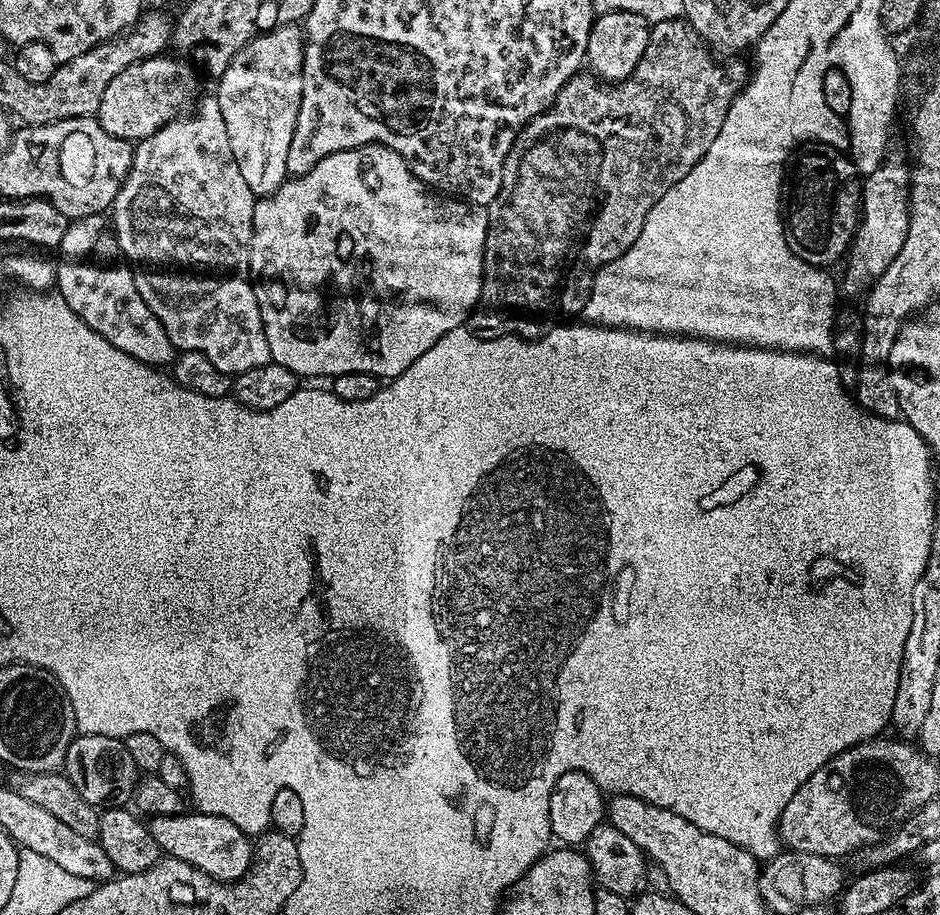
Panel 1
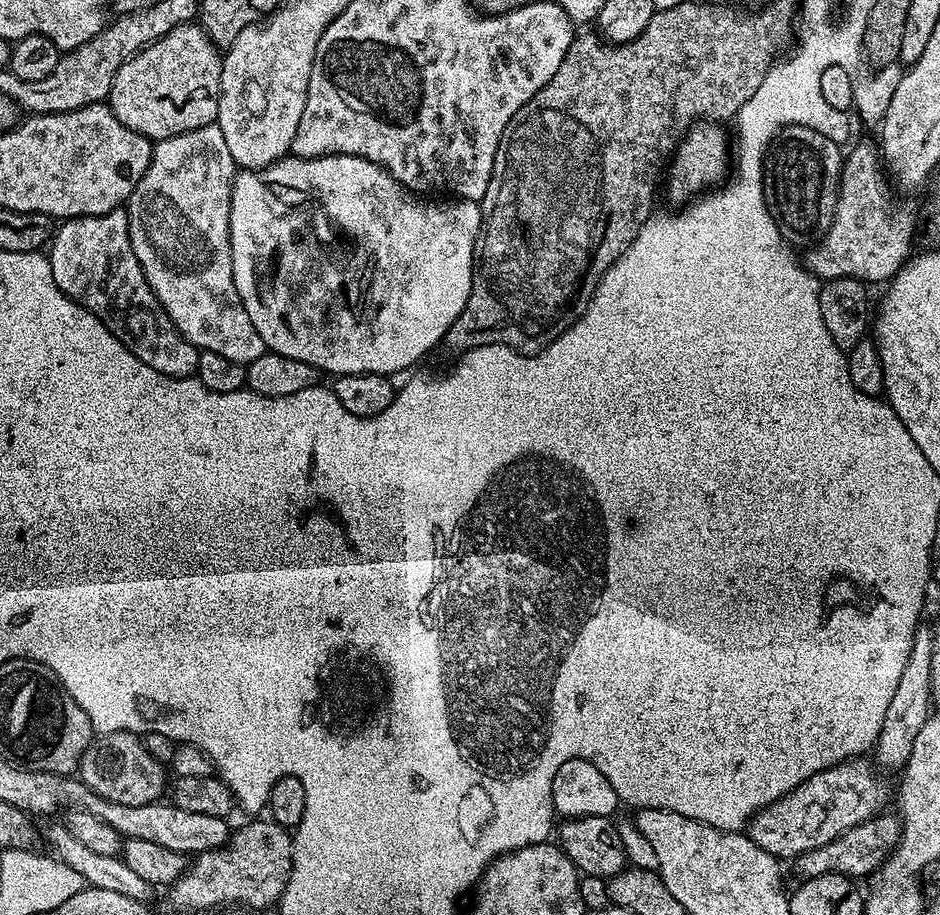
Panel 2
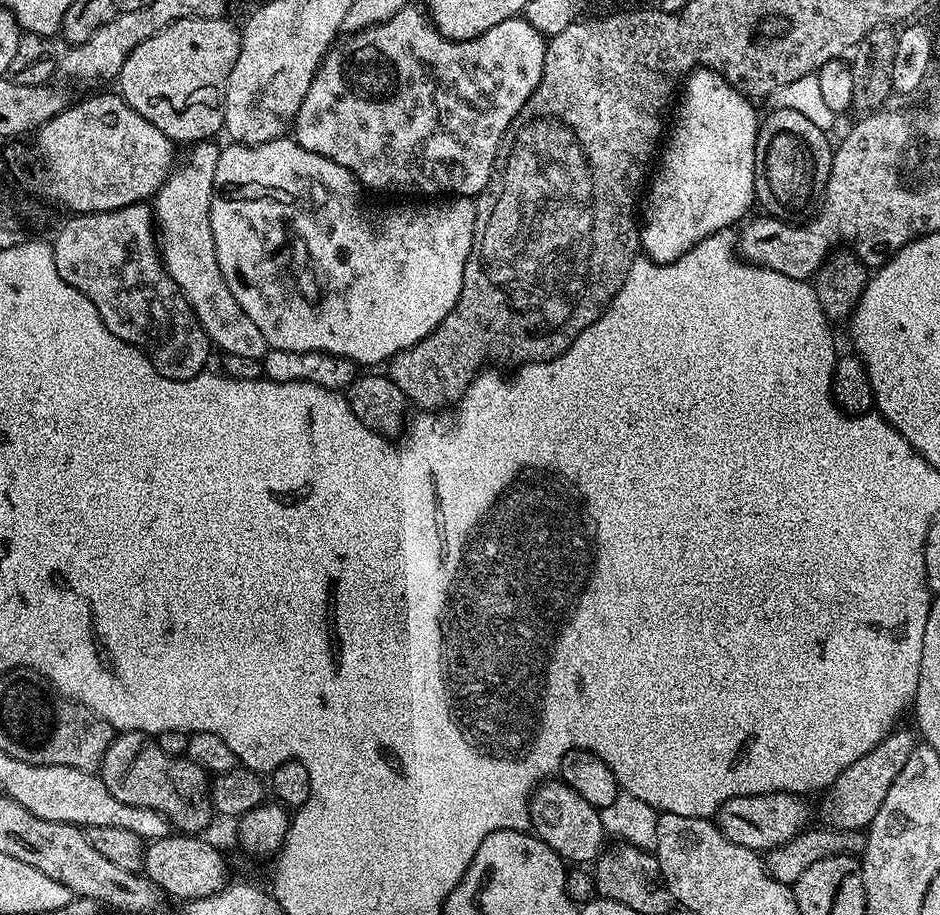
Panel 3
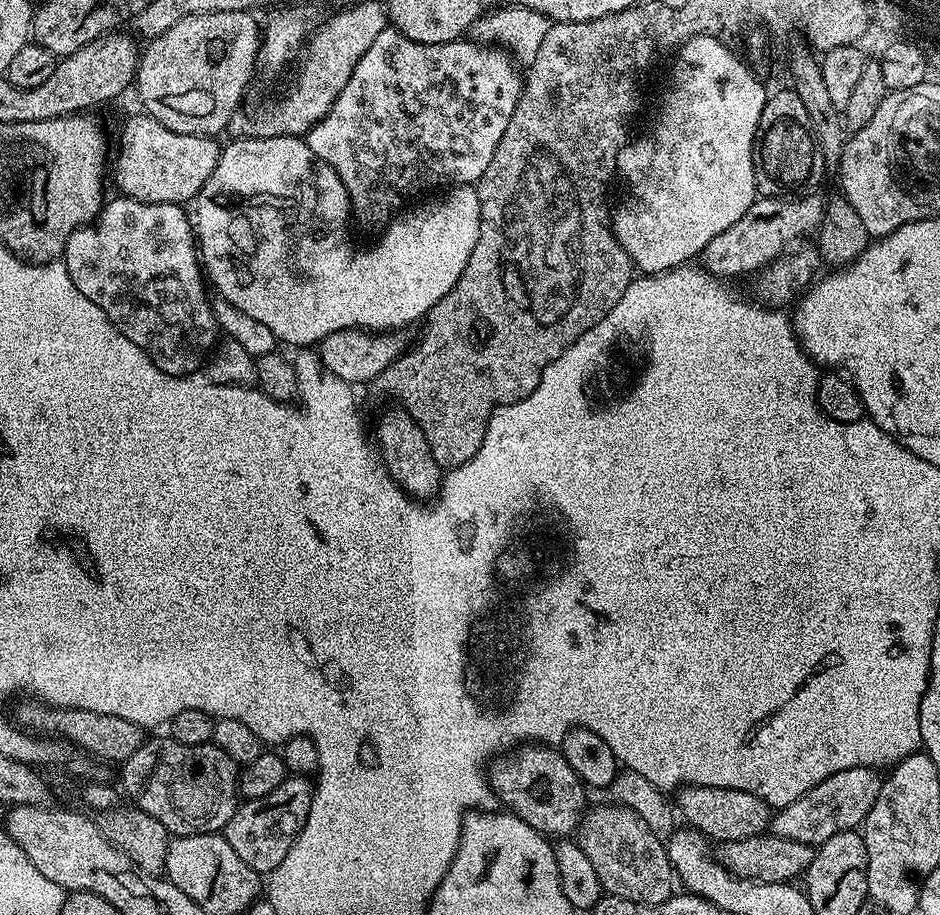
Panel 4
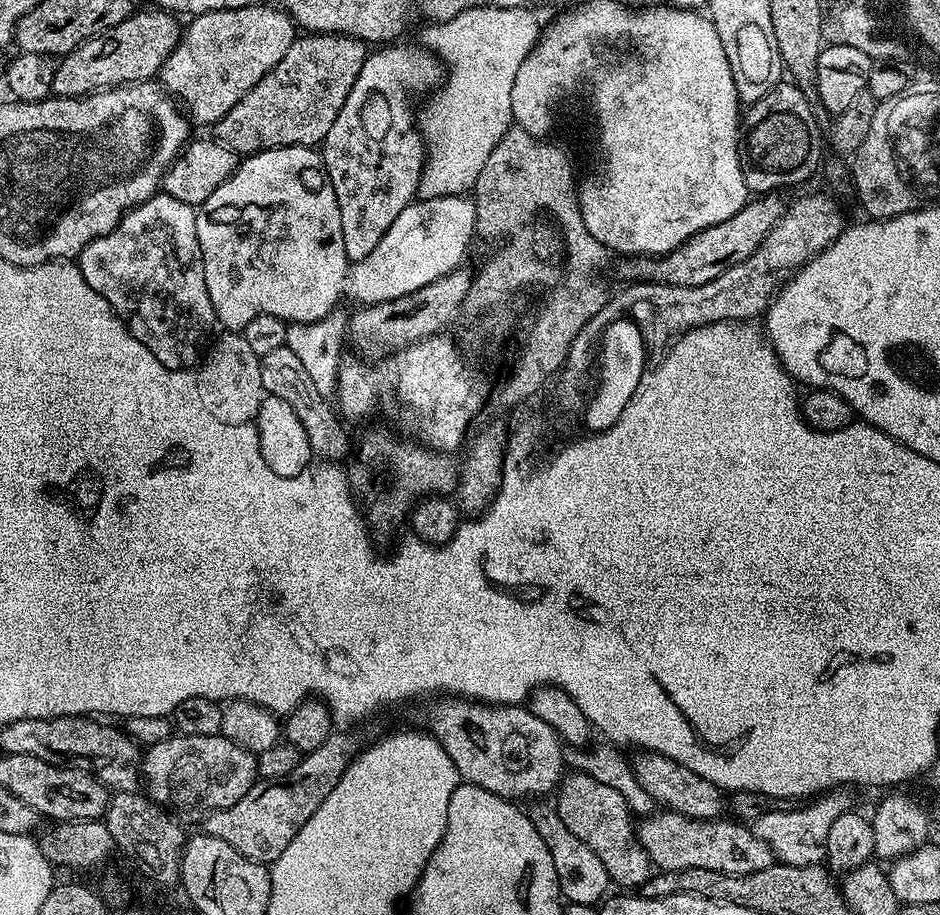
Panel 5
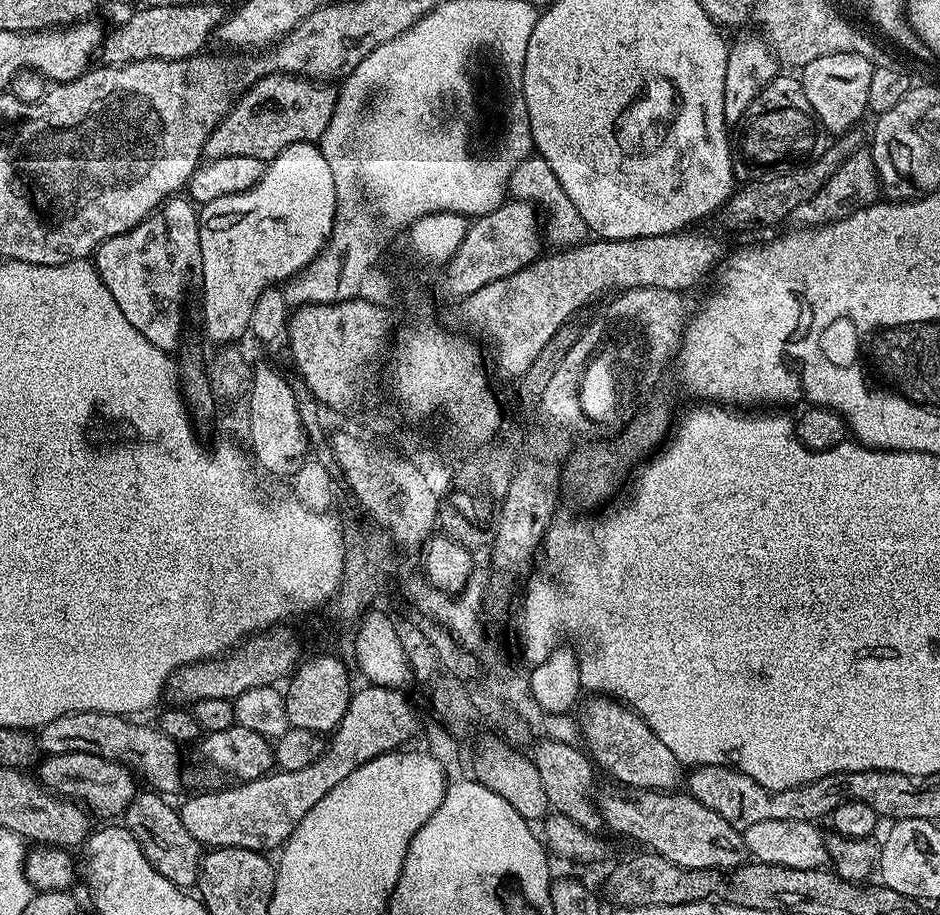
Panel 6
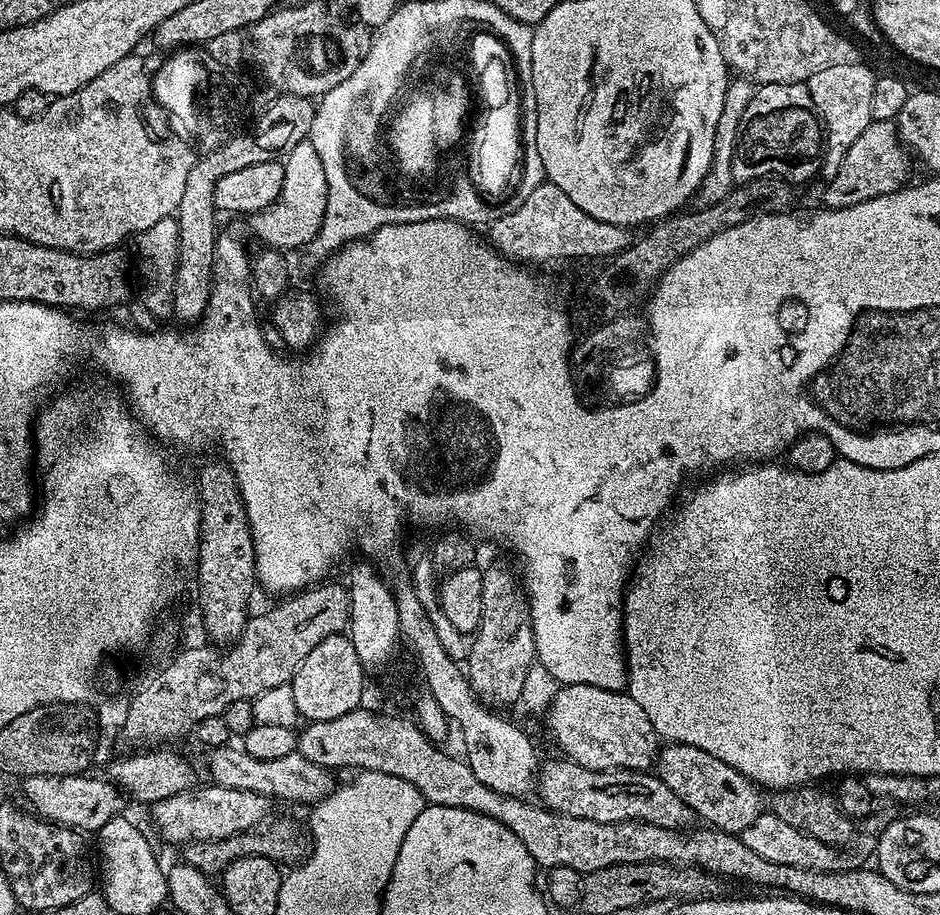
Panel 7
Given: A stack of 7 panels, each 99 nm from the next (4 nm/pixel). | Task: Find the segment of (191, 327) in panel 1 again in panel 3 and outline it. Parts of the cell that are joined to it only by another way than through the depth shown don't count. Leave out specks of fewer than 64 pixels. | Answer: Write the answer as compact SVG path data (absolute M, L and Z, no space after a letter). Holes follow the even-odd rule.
M211 139L193 143L188 157L173 167L166 182L155 194L150 207L154 227L158 233L160 259L164 268L182 290L186 302L194 310L198 322L206 330L209 341L221 349L221 353L242 358L260 360L269 351L262 330L246 318L242 306L230 294L222 270L218 270L218 254L214 246L214 230L210 230L210 202L216 186L216 171L221 145Z

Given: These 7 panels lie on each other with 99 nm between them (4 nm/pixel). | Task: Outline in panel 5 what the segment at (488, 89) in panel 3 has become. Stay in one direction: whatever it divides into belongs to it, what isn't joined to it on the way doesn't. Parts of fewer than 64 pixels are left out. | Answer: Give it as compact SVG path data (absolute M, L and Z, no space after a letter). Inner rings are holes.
M404 42L377 47L380 49L365 60L342 110L338 110L338 118L334 118L334 126L330 126L330 134L326 134L322 142L324 169L334 186L338 214L342 218L342 242L346 254L353 261L366 258L378 246L398 214L417 199L426 149L419 127L414 126L414 108L412 112L412 100L408 96L423 97L431 93L443 84L446 75L446 69L435 52L423 46L407 48L400 43Z

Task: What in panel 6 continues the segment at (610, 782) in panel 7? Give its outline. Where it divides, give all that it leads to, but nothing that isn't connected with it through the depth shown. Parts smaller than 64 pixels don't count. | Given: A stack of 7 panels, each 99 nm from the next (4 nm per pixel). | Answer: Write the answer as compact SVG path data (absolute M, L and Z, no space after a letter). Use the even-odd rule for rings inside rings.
M611 786L595 793L597 809L600 819L609 828L620 836L629 836L637 840L649 852L656 852L662 858L674 862L683 868L737 868L745 863L746 849L741 829L730 826L726 818L720 817L717 812L710 810L710 806L702 806L692 796L683 791L655 792L645 788L630 788L627 786Z

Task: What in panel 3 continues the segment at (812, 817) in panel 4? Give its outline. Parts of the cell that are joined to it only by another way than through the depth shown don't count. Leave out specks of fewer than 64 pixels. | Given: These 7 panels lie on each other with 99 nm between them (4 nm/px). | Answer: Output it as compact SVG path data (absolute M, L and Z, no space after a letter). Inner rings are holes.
M894 730L870 754L862 754L854 766L846 766L842 774L838 774L835 782L823 793L824 805L820 812L824 815L823 823L829 828L848 828L851 832L859 832L867 829L868 823L878 814L878 806L882 806L882 801L886 798L890 786L894 786L894 778L898 778L898 773L902 771L902 766L906 766L906 761L910 754L918 747L918 740L915 735L908 732Z

